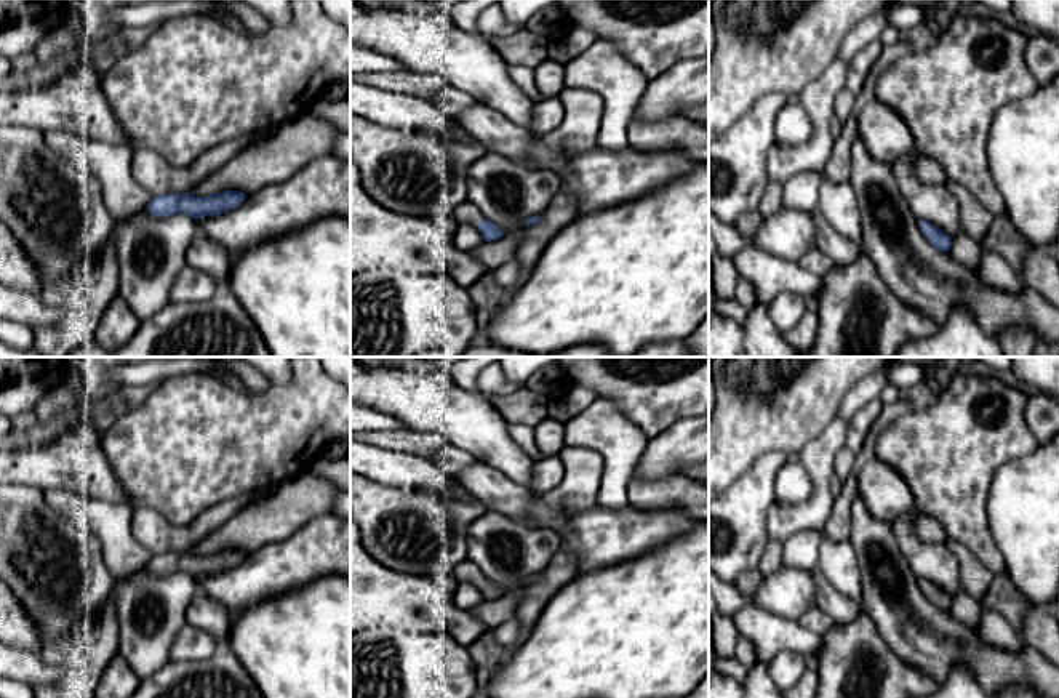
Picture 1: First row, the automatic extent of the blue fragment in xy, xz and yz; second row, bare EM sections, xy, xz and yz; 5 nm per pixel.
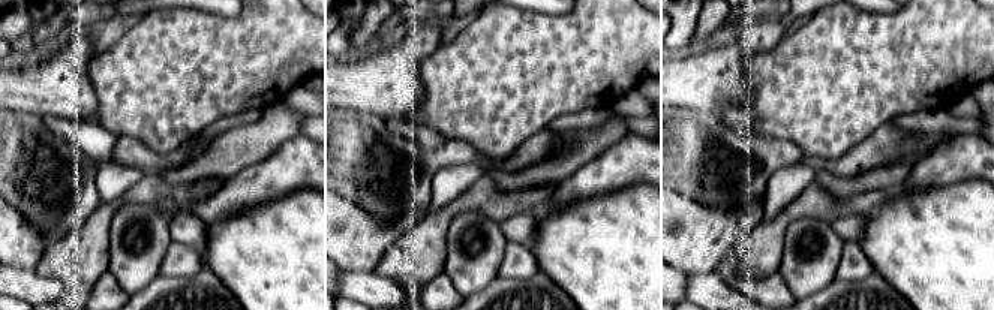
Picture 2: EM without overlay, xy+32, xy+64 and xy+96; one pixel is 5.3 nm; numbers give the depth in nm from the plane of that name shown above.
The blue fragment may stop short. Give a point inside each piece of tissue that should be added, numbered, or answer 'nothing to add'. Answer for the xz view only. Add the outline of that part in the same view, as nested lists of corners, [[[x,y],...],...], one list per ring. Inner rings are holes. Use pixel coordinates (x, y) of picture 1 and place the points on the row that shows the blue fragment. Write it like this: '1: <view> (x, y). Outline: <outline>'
1: xz (467, 213). Outline: [[[466,200],[451,216],[458,224],[469,224],[478,229],[483,213],[469,200]]]

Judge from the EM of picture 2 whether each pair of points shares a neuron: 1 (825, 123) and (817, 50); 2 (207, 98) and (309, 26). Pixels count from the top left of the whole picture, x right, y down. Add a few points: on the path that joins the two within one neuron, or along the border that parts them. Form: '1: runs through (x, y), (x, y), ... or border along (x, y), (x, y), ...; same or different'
1: runs through (825, 105), (825, 68); same
2: runs through (233, 72), (284, 44); same

